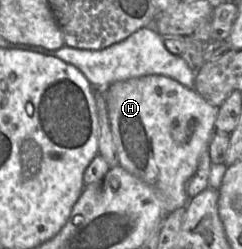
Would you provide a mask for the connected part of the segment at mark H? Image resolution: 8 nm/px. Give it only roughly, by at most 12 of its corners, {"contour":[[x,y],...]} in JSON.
{"contour":[[163,75],[104,98],[119,165],[165,217],[215,133],[218,108]]}

